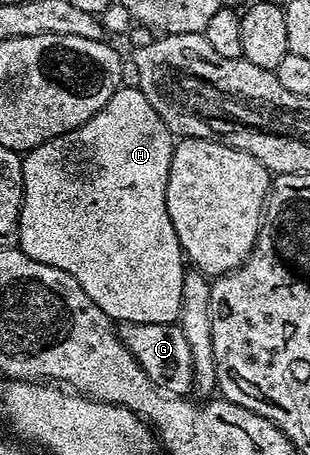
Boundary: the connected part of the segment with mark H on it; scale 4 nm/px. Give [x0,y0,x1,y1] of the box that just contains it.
[18,86,186,324]

